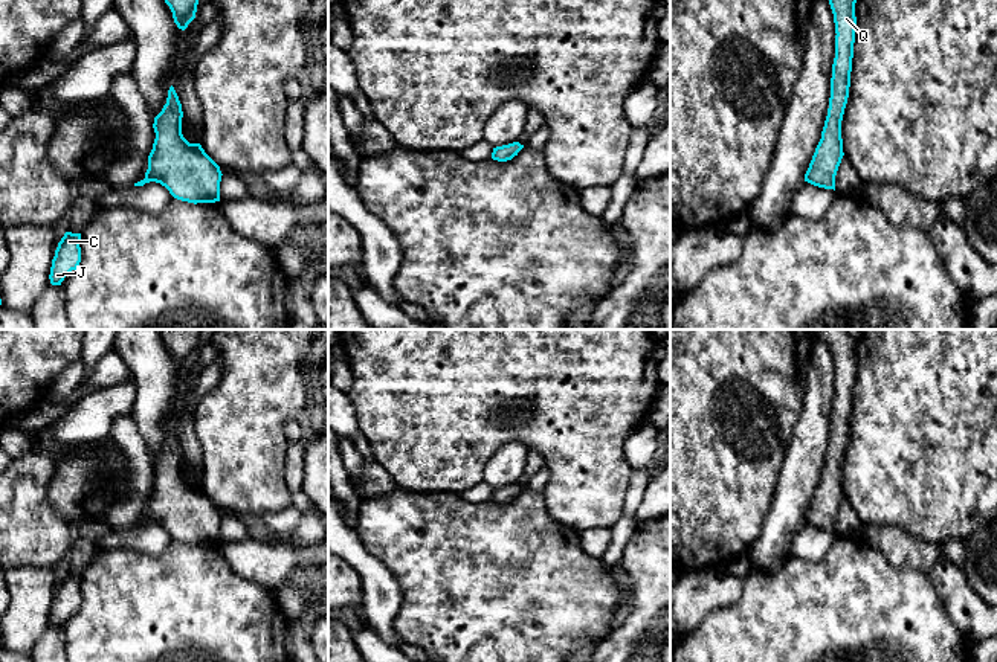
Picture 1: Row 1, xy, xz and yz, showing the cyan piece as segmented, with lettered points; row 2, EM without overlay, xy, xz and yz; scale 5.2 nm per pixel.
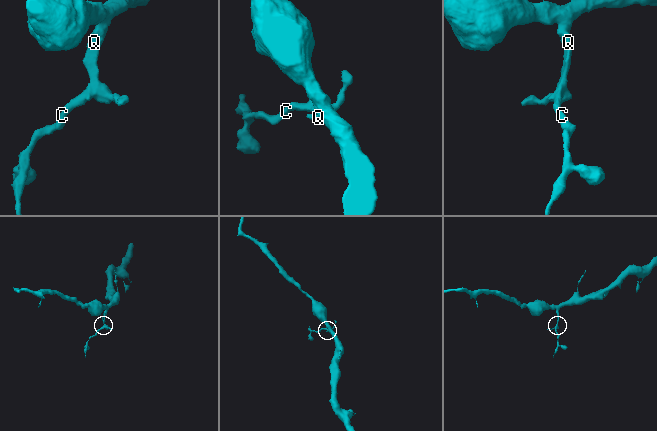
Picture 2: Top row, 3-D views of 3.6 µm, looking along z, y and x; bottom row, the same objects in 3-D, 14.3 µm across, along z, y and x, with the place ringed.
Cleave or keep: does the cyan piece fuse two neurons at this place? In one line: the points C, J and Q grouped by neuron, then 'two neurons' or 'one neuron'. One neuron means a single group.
C J Q; one neuron

